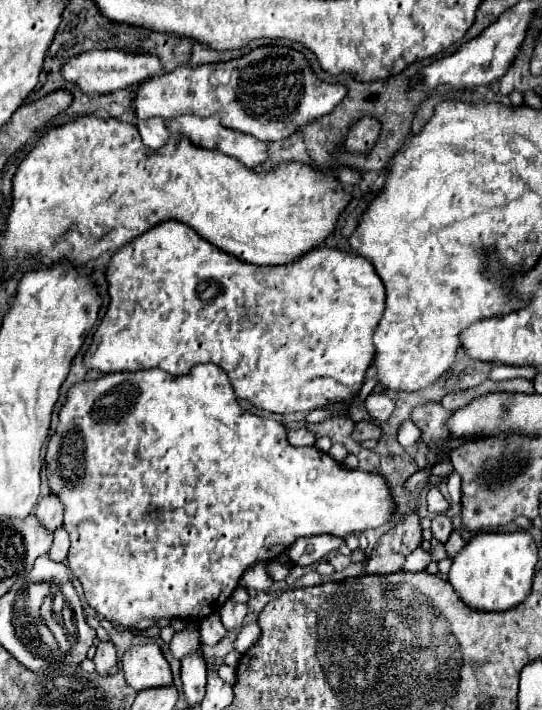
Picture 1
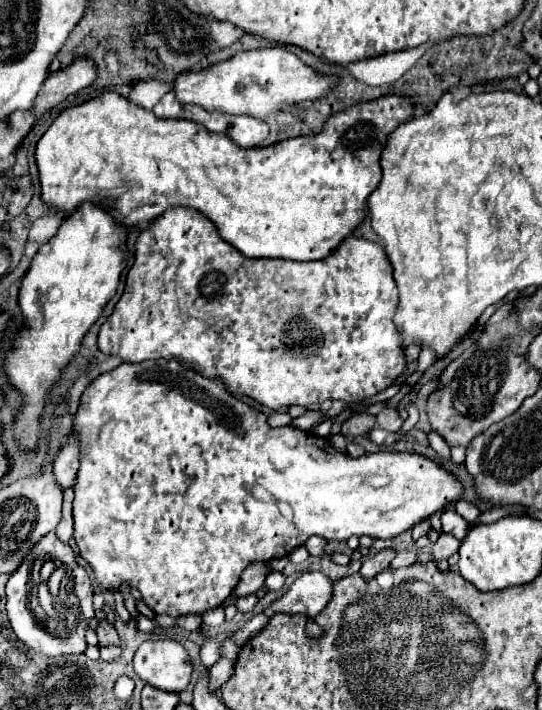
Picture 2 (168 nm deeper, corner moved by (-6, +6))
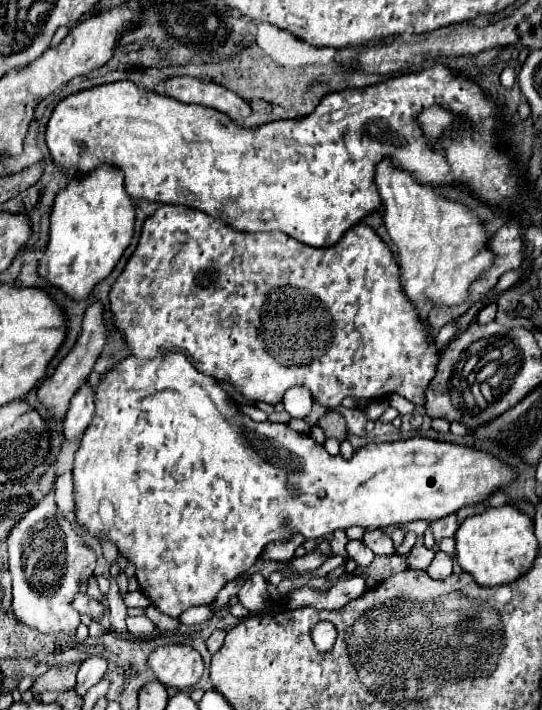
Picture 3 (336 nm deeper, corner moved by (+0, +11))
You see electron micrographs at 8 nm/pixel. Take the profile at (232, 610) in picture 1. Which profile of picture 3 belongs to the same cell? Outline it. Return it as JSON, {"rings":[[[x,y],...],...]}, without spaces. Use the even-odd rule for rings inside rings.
{"rings":[[[253,573],[253,575],[245,581],[245,585],[239,589],[237,597],[239,597],[241,605],[247,607],[247,609],[253,611],[253,613],[265,609],[269,595],[267,595],[267,585],[265,585],[265,579],[261,577],[261,573]]]}

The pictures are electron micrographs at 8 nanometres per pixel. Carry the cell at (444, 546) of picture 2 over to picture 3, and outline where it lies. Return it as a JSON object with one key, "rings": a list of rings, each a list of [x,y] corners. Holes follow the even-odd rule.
{"rings":[[[415,545],[409,555],[409,569],[427,569],[433,557],[435,557],[435,551],[431,547]]]}

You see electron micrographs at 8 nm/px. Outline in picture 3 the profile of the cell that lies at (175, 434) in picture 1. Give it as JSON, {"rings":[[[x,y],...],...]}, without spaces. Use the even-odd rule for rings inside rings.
{"rings":[[[173,353],[153,359],[137,359],[127,357],[121,363],[117,363],[113,369],[109,369],[95,387],[95,417],[85,431],[81,445],[75,453],[75,465],[73,465],[73,501],[75,501],[75,521],[97,541],[111,541],[119,555],[135,565],[135,577],[141,585],[141,591],[151,599],[151,603],[169,617],[179,617],[185,609],[195,605],[211,605],[217,593],[235,577],[243,575],[261,555],[261,551],[271,541],[285,541],[293,533],[301,533],[305,539],[319,539],[327,533],[333,533],[337,529],[349,529],[353,525],[359,525],[363,529],[385,529],[389,525],[405,525],[417,519],[423,521],[437,521],[445,515],[451,515],[459,511],[465,505],[475,505],[485,501],[493,489],[499,489],[507,485],[513,479],[513,473],[501,465],[495,457],[469,449],[459,447],[443,441],[433,441],[425,437],[413,437],[407,441],[397,443],[371,443],[367,447],[361,447],[353,453],[349,461],[345,461],[341,455],[329,455],[323,445],[315,443],[309,435],[293,431],[285,423],[255,423],[245,413],[237,409],[233,399],[219,387],[219,383],[199,373],[185,355]]]}

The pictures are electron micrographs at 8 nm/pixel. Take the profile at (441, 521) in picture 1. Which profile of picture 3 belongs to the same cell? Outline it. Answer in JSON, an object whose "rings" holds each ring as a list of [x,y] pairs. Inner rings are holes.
{"rings":[[[453,513],[453,515],[447,515],[447,517],[443,517],[443,519],[437,519],[437,521],[431,523],[435,541],[441,541],[443,537],[453,537],[455,531],[457,531],[457,527],[459,527],[459,523],[457,523],[455,513]]]}

